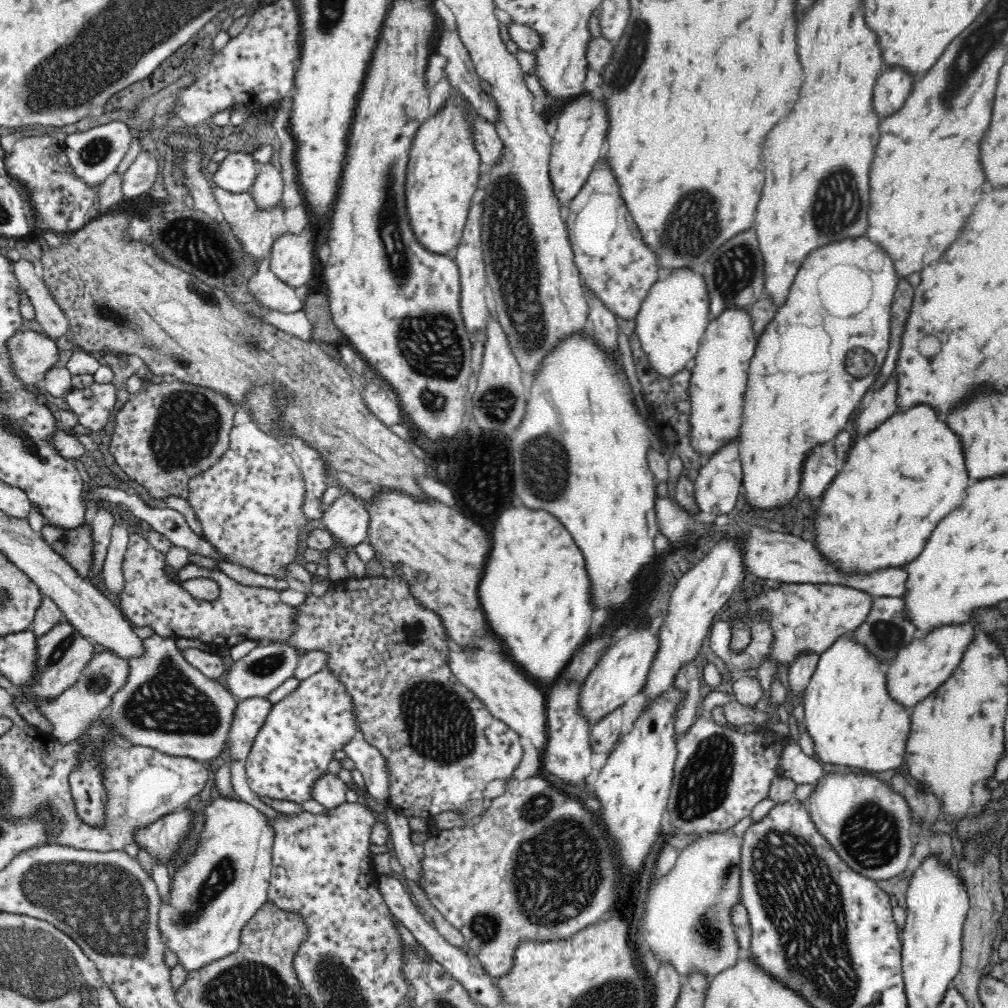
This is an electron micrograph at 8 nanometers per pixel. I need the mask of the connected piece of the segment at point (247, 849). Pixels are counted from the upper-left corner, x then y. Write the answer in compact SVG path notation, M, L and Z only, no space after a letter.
M220 797L214 800L214 804L210 804L204 812L204 828L198 834L198 840L192 846L190 856L184 858L184 862L180 866L176 866L176 870L172 872L172 882L170 882L170 900L161 902L159 908L159 929L165 942L165 948L172 950L178 957L178 962L187 972L198 970L205 967L206 964L213 963L214 960L226 958L226 956L236 952L241 944L241 934L246 923L254 916L254 913L267 902L269 891L269 880L272 870L272 850L274 848L274 830L271 829L268 821L268 815L260 812L257 808L250 806L247 802L239 799Z

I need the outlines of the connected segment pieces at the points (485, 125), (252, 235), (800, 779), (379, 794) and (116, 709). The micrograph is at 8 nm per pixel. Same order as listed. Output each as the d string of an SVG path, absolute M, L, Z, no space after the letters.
M476 116L473 134L474 148L478 151L481 162L495 165L503 151L502 139L496 132L496 127L484 117Z
M216 187L213 189L213 195L223 212L225 222L230 224L234 230L234 235L240 241L240 245L244 247L244 251L258 264L262 263L263 259L270 257L274 242L286 234L285 210L283 210L282 205L276 204L272 208L259 208L249 191L232 194L223 188Z
M787 742L779 759L779 775L794 781L796 785L809 784L815 787L824 776L819 760L806 755L798 742Z
M361 733L356 734L344 746L344 752L350 760L355 762L357 770L364 778L366 797L374 798L379 803L386 803L390 777L388 777L384 755L371 746Z
M153 633L142 639L143 651L139 657L127 658L129 675L126 684L112 697L100 719L106 721L112 733L127 745L152 748L170 756L187 756L197 761L216 758L227 746L228 734L236 714L236 700L222 684L206 677L198 668L190 665L173 637Z

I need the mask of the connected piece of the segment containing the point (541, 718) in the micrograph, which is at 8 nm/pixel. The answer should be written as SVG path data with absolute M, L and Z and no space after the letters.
M466 647L466 650L450 650L448 664L455 677L468 687L497 719L502 720L522 739L534 744L543 753L548 742L547 700L540 687L532 680L524 678L512 662L504 660L500 654Z

